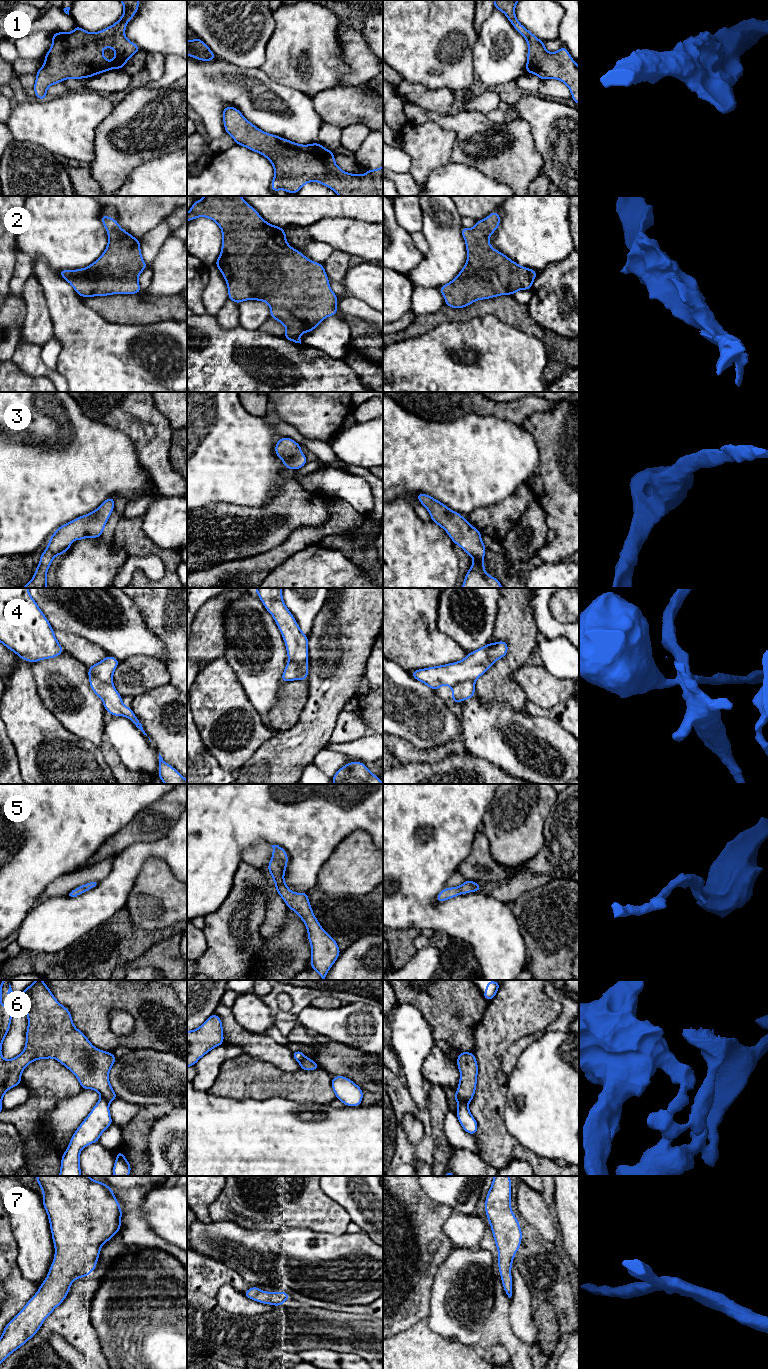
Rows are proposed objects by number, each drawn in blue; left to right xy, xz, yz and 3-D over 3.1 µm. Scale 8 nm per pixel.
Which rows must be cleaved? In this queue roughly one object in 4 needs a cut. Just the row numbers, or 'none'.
4, 6

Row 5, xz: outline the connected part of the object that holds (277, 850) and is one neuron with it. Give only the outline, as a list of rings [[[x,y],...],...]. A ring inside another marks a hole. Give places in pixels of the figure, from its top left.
[[[279,845],[271,846],[273,853],[267,869],[274,880],[276,892],[282,897],[287,907],[297,913],[306,924],[311,945],[310,967],[318,972],[322,980],[326,980],[327,972],[340,955],[339,946],[319,924],[308,900],[308,893],[294,893],[286,885],[284,881],[288,864],[286,851]]]

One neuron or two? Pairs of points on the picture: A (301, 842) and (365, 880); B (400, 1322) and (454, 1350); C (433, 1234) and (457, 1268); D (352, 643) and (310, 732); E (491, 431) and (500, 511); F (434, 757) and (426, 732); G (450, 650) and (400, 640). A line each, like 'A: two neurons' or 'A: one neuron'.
A: two neurons
B: two neurons
C: two neurons
D: one neuron
E: two neurons
F: two neurons
G: one neuron

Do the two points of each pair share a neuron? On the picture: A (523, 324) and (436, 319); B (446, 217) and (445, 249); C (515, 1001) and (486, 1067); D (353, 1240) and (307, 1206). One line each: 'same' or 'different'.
A: same
B: same
C: same
D: different

